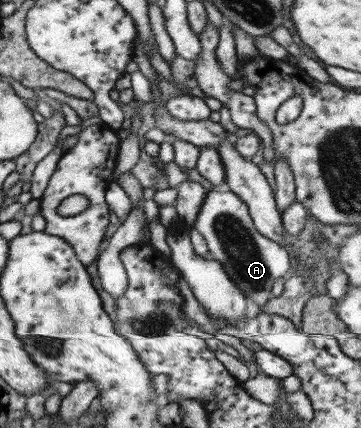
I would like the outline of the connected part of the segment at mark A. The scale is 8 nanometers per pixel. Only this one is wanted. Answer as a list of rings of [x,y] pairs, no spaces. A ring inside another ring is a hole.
[[[207,190],[191,228],[205,239],[208,257],[219,262],[244,298],[251,299],[259,309],[266,303],[274,283],[284,278],[291,267],[287,250],[255,230],[247,205],[234,192]]]

